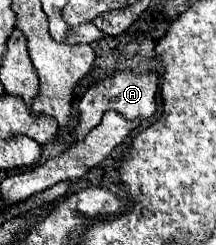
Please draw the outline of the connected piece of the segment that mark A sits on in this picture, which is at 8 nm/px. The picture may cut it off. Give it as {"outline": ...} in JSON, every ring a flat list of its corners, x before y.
{"outline":[[125,70,125,72,117,72,115,76,109,76,105,80,101,80,99,84,91,86,81,102,79,102,79,108,77,108,77,126,75,126,75,134,77,138,83,138,89,134,91,128,95,128,103,114,113,110,129,120,147,120,155,114,157,110,157,102,155,102,155,94,157,94,157,84,159,84,159,78,155,72,147,72,147,74,135,74,131,70]]}

